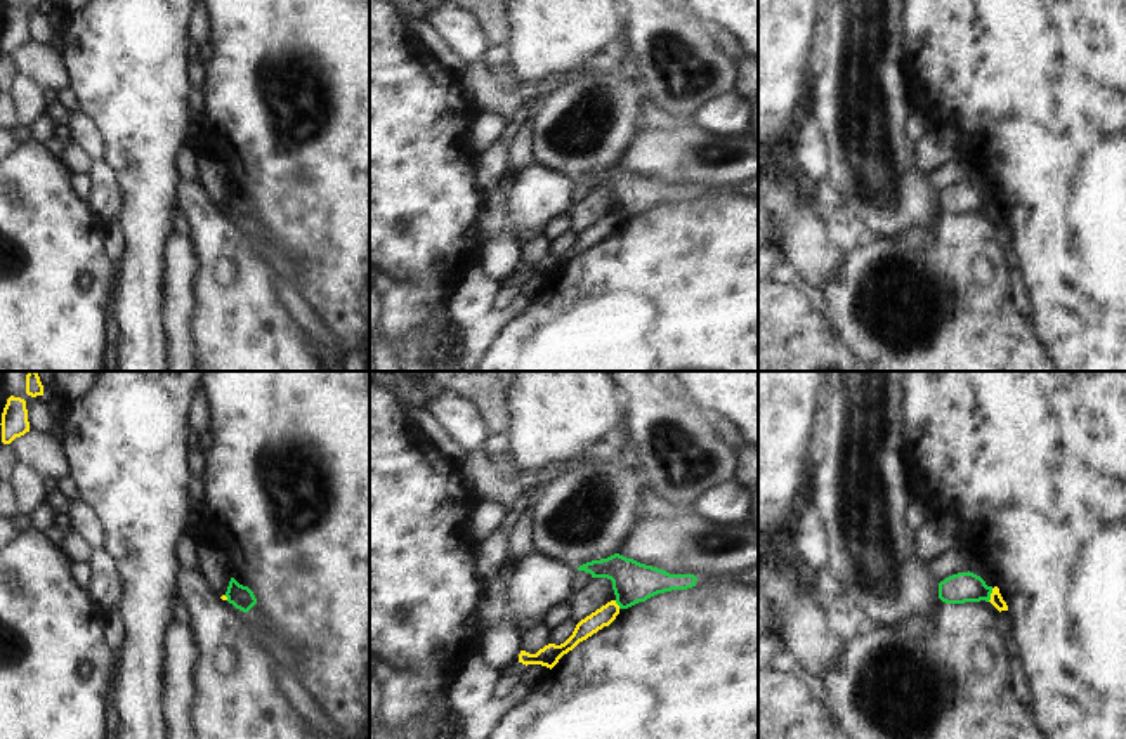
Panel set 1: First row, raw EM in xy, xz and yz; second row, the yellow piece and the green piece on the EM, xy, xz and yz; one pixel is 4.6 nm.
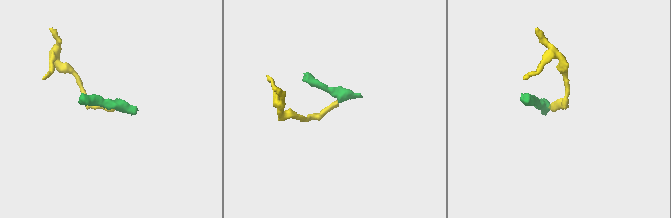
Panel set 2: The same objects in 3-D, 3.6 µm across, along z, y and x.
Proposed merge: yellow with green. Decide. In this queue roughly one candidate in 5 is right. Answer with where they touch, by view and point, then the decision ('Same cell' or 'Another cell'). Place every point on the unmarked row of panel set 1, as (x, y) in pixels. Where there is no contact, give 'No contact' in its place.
Touches yellow at yz (991, 207). Another cell.

